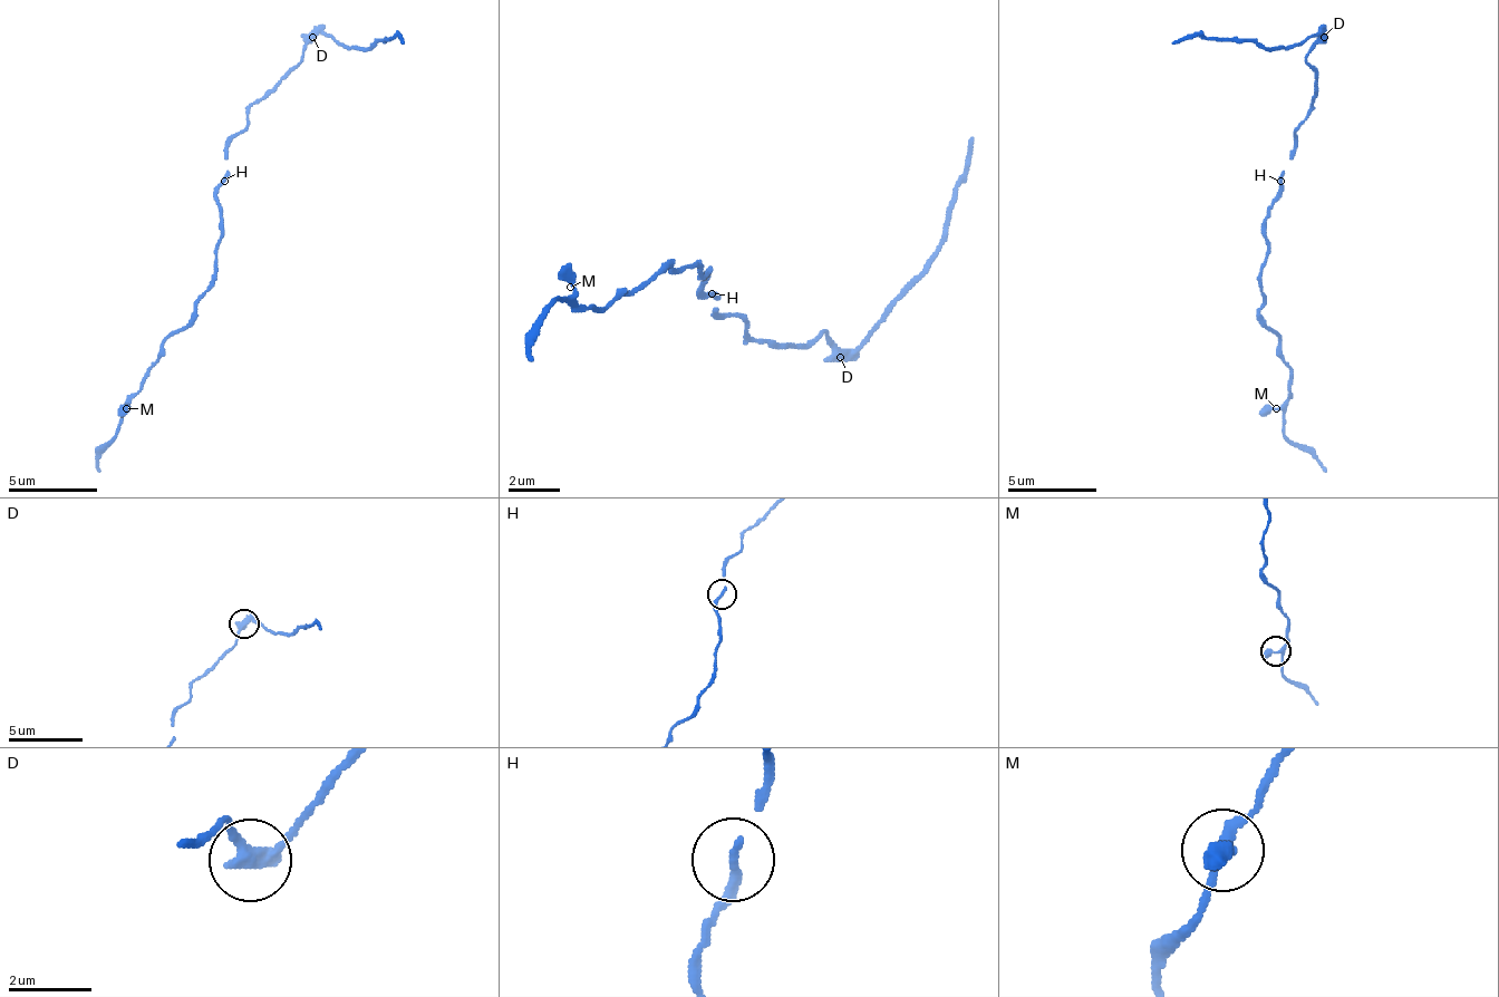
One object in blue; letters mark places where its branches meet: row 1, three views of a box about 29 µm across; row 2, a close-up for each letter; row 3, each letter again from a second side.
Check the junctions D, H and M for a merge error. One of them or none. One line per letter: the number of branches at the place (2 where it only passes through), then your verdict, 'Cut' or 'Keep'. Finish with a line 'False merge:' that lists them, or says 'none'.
D: Branches: 2. Cut
H: Branches: 2. Keep
M: Branches: 2. Keep
False merge: D

